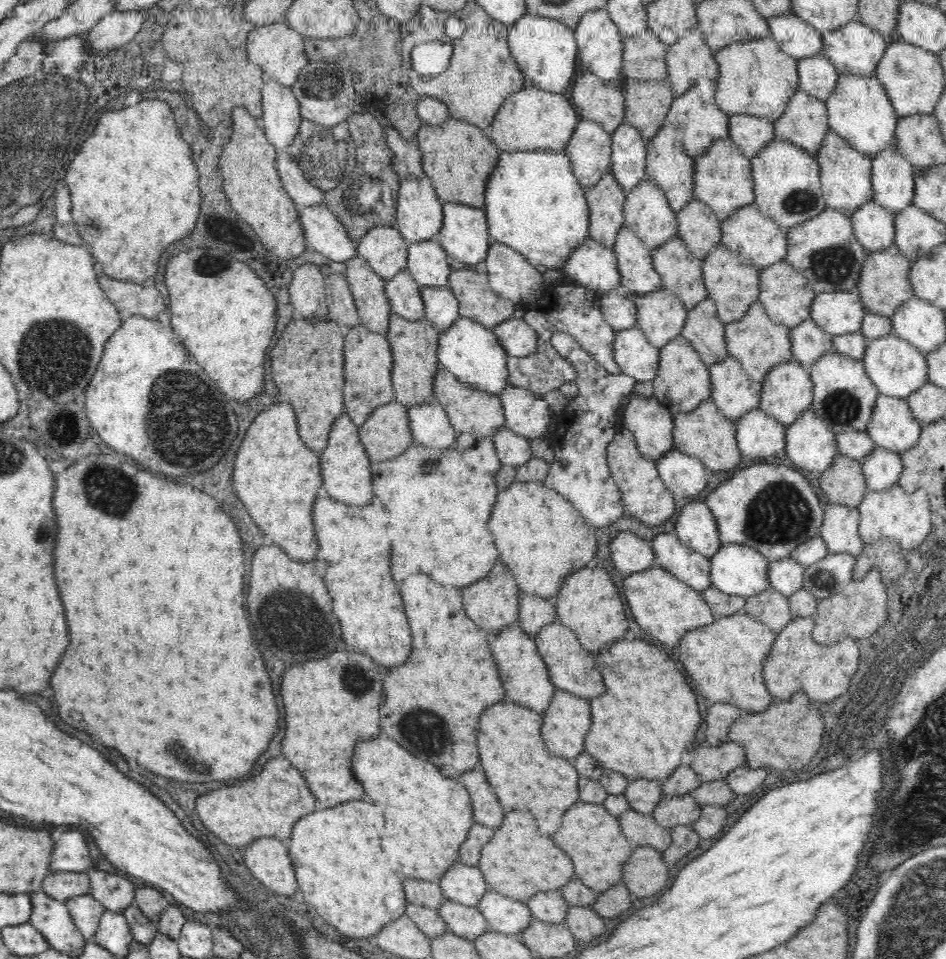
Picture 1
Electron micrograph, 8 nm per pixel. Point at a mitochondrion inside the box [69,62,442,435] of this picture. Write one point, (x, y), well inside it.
(323, 83)

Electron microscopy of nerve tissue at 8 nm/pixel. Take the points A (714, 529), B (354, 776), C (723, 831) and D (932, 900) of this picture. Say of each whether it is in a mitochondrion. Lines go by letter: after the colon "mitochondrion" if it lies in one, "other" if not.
A: other
B: other
C: other
D: mitochondrion

